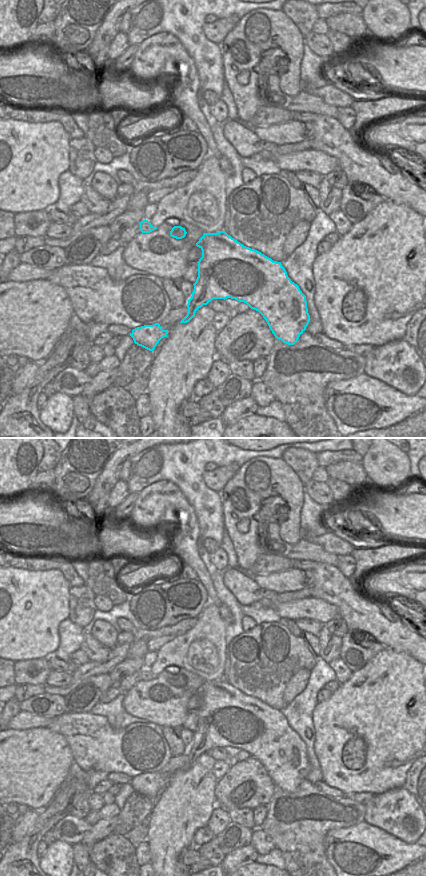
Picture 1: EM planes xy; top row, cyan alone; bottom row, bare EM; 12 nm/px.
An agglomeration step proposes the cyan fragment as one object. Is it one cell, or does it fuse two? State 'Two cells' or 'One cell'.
One cell.

